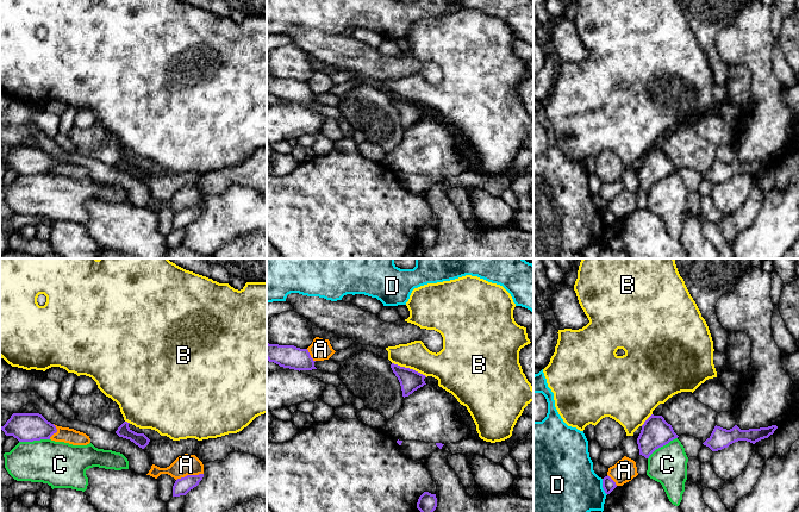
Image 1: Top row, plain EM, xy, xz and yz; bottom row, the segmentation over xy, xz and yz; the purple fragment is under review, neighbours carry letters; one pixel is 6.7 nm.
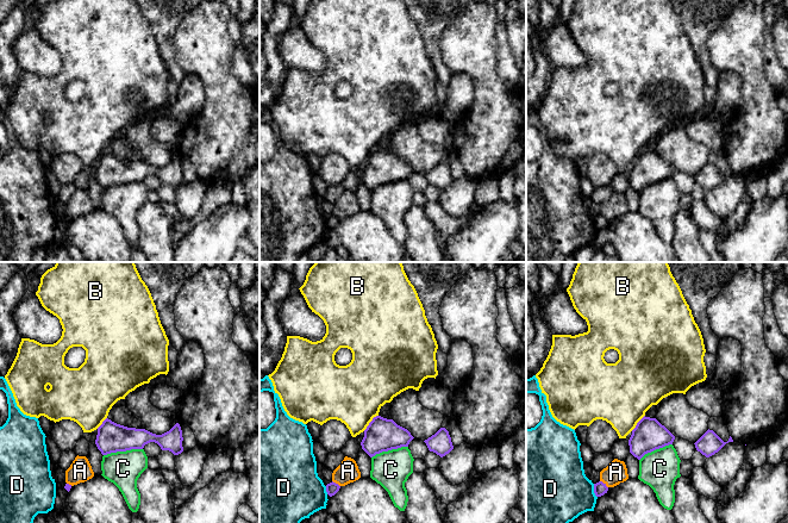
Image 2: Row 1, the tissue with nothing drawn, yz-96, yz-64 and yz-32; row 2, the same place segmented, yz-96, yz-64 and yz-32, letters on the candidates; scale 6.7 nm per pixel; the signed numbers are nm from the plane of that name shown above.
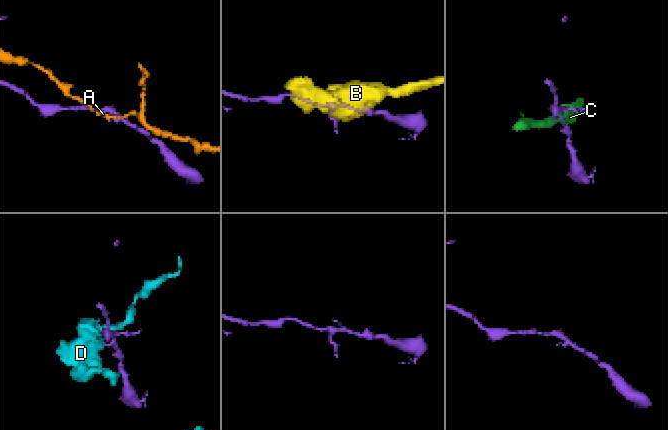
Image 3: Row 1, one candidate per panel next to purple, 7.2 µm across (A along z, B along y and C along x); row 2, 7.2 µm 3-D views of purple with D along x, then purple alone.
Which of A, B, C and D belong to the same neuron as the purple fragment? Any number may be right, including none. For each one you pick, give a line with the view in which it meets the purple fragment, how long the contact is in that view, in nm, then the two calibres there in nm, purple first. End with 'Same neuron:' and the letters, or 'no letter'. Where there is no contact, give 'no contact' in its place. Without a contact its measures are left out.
Same neuron: no letter

